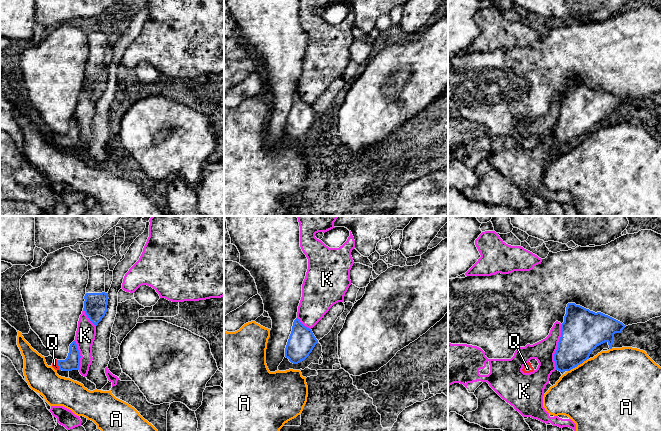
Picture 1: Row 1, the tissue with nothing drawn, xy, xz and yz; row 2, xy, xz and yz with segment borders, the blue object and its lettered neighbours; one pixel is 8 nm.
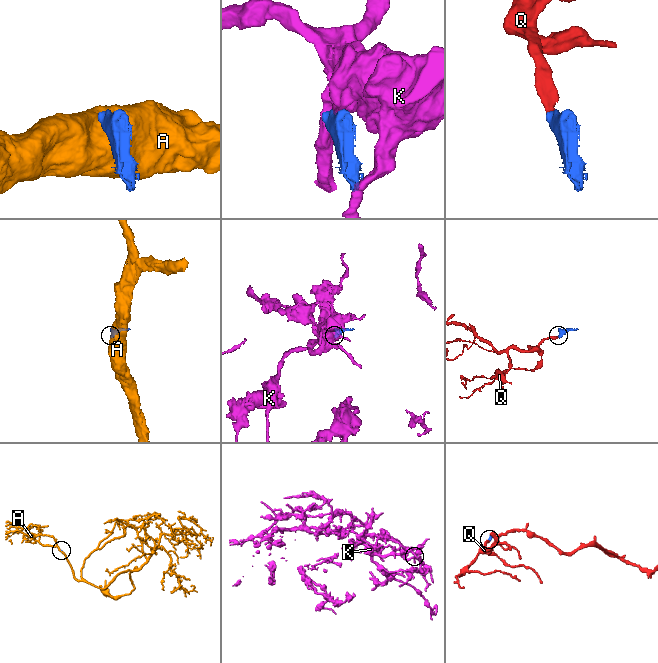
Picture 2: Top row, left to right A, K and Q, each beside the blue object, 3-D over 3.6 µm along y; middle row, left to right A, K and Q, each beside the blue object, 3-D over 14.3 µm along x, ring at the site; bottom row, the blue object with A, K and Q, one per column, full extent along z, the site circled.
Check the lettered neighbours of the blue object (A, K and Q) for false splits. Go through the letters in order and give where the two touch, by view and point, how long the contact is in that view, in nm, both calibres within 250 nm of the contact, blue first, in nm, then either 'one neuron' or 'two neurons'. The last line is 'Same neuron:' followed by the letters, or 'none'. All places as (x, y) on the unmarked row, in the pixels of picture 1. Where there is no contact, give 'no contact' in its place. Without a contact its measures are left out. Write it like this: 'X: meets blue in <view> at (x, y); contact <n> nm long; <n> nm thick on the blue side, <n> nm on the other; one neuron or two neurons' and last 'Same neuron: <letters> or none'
A: meets blue in yz at (577, 141); contact 200 nm long; 320 nm thick on the blue side, 500 nm on the other; two neurons
K: meets blue in yz at (557, 123); contact 380 nm long; 340 nm thick on the blue side, 180 nm on the other; two neurons
Q: meets blue in xy at (58, 141); contact 80 nm long; 120 nm thick on the blue side, 50 nm on the other; one neuron
Same neuron: Q

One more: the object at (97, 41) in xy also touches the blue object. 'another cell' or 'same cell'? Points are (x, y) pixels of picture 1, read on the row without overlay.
same cell

